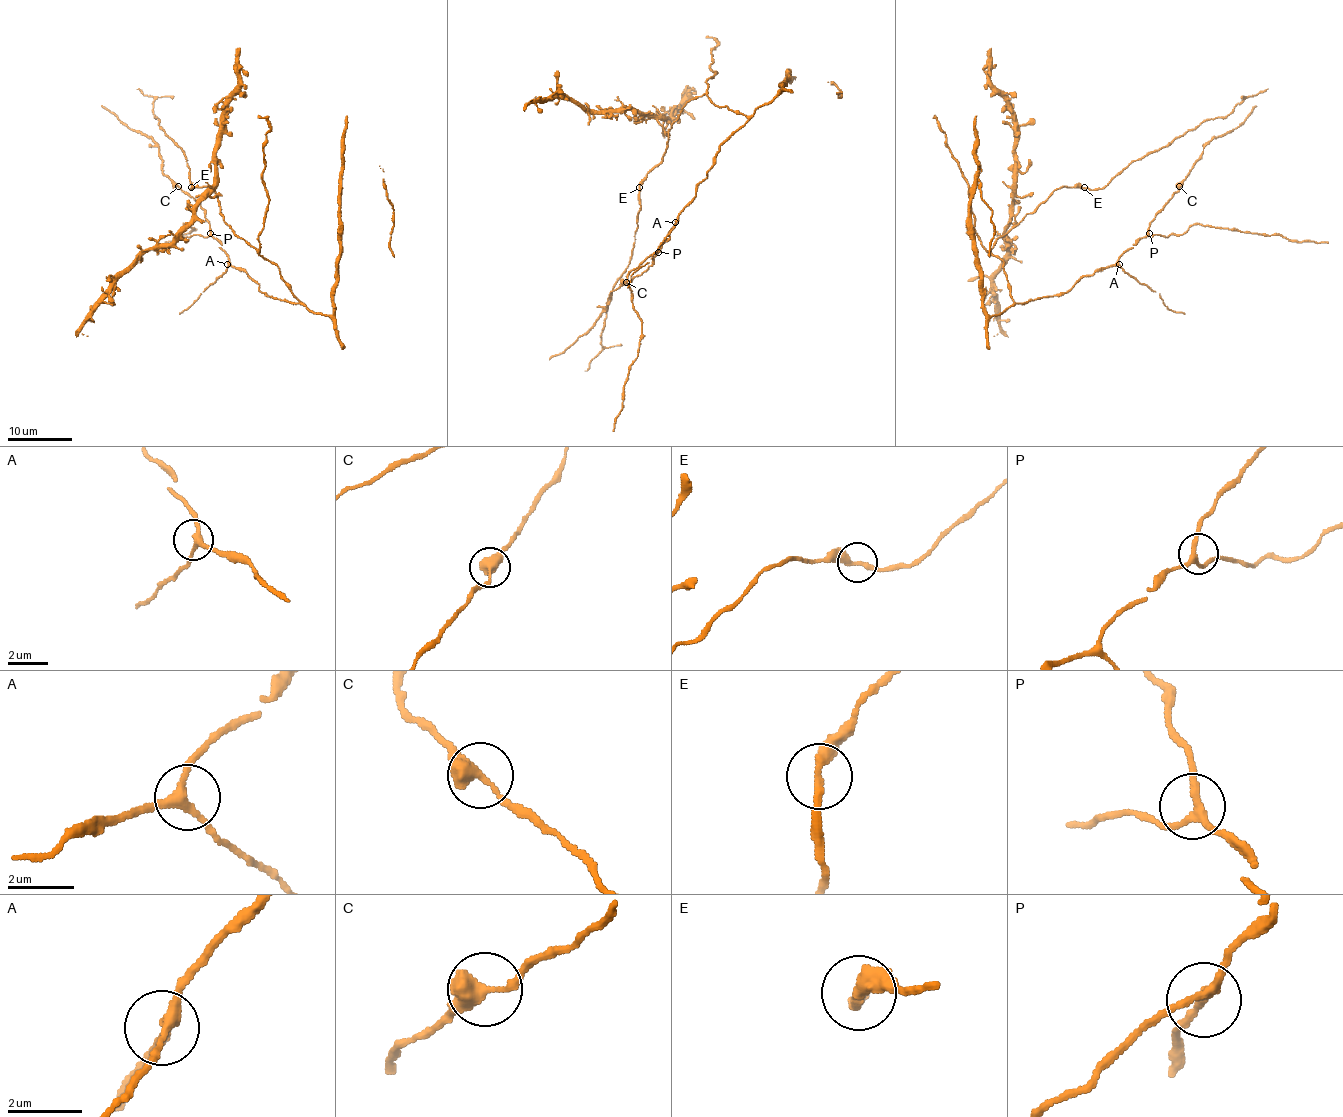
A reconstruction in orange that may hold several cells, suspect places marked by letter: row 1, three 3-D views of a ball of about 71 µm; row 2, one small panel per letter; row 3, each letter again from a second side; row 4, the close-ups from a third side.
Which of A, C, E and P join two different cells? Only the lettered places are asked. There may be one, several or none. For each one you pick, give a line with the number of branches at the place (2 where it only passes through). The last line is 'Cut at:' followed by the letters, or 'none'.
Cut at: none

